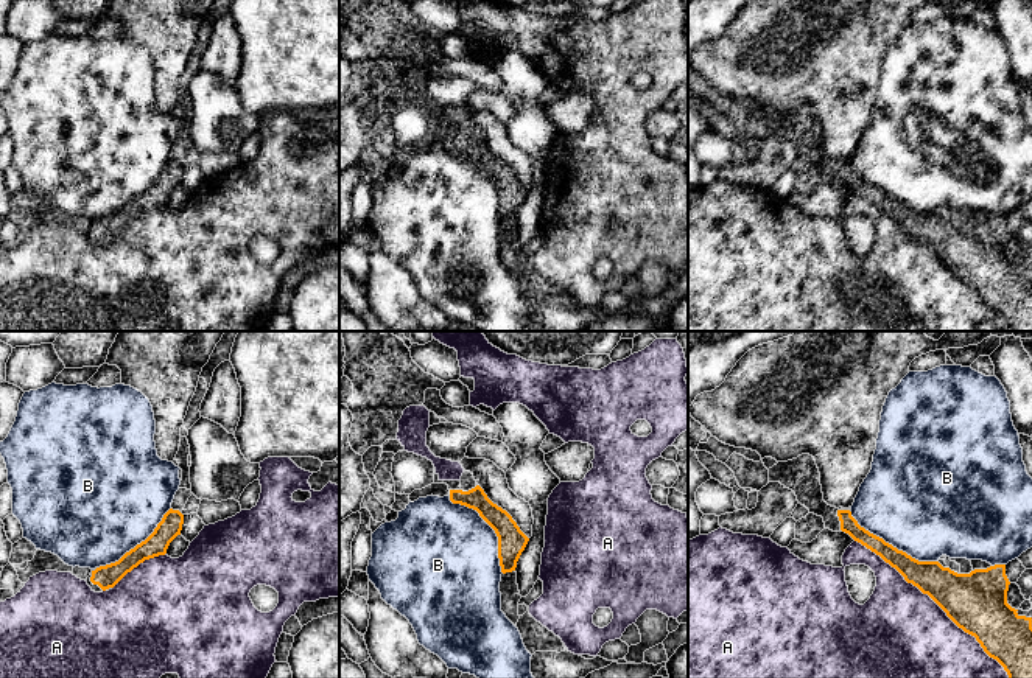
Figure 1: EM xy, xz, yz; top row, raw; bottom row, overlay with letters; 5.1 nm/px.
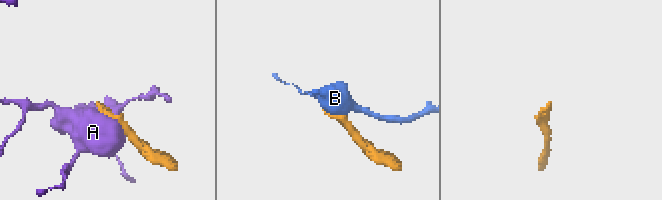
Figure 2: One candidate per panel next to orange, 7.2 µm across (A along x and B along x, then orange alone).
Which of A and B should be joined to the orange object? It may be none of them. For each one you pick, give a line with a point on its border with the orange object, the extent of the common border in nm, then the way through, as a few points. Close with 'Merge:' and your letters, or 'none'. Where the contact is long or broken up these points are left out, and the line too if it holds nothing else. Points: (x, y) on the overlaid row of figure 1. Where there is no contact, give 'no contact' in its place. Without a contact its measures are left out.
Merge: none

